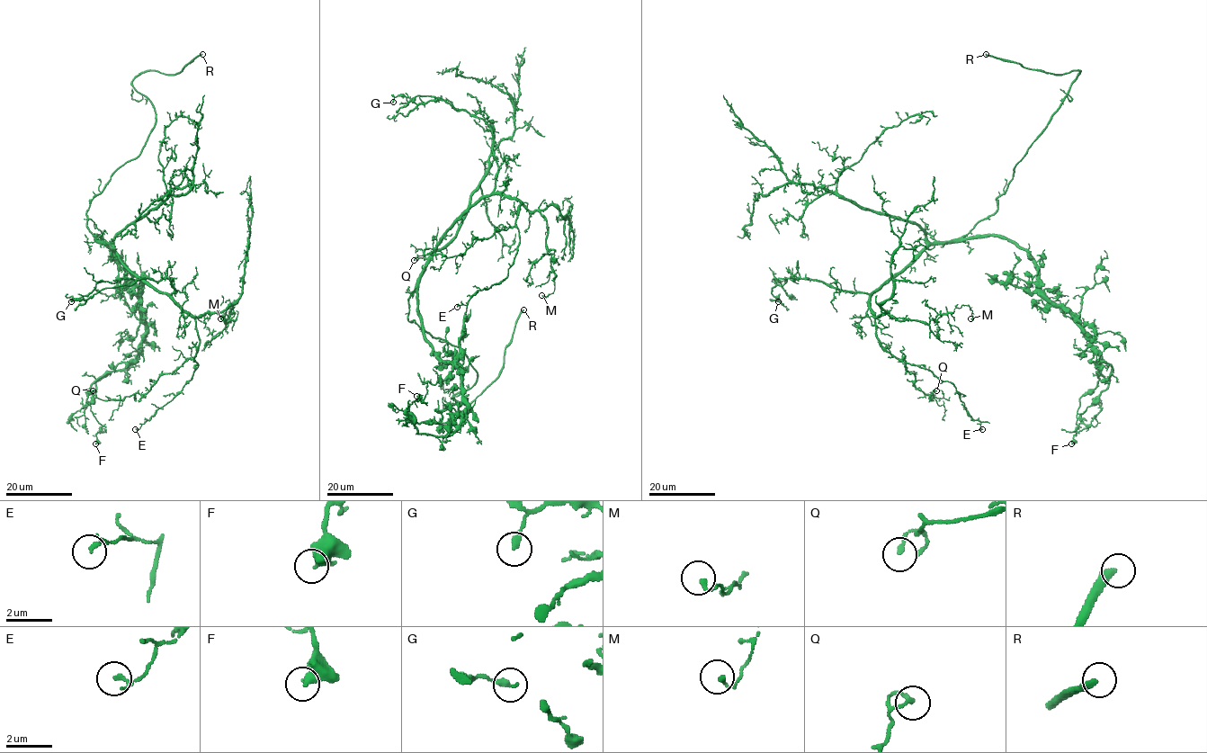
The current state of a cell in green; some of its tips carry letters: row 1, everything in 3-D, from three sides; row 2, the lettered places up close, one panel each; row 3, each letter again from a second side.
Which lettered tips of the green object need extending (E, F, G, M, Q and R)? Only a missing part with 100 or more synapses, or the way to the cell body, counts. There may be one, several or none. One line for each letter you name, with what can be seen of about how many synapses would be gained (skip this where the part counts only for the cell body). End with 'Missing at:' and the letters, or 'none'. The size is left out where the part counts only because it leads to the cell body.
Missing at: R

